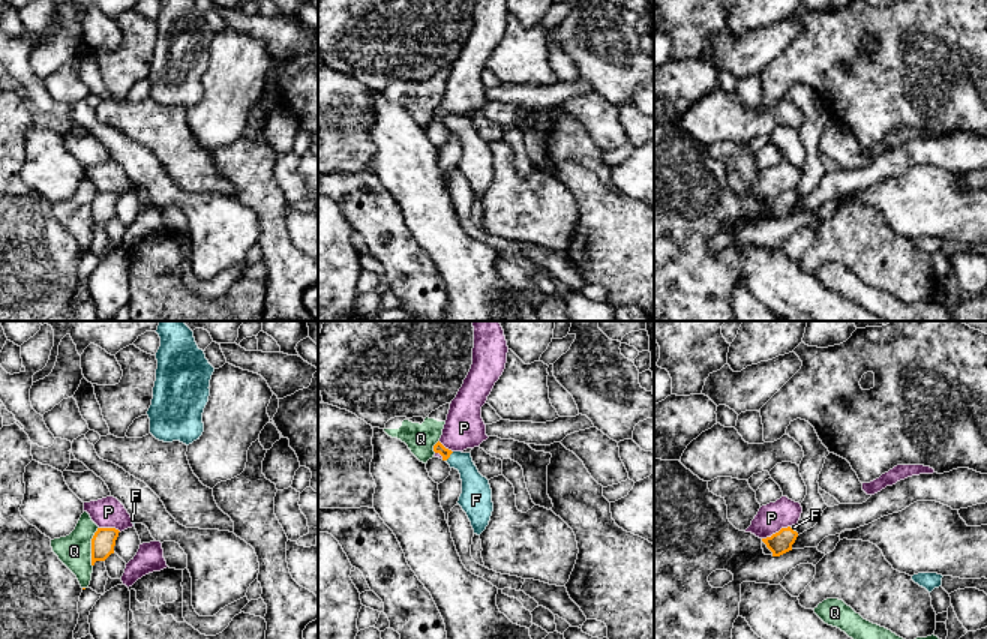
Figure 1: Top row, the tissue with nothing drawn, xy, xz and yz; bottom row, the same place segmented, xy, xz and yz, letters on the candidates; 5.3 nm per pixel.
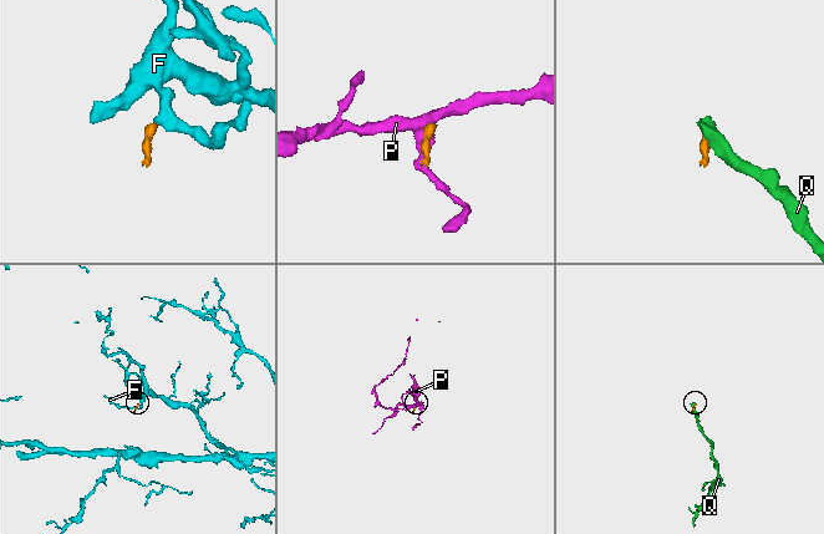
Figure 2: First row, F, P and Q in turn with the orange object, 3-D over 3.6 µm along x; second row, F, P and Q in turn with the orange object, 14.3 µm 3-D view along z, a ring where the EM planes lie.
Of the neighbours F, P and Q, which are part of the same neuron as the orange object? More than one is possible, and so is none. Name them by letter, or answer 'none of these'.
F

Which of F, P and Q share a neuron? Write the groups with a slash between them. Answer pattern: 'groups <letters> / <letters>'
groups F / P / Q

